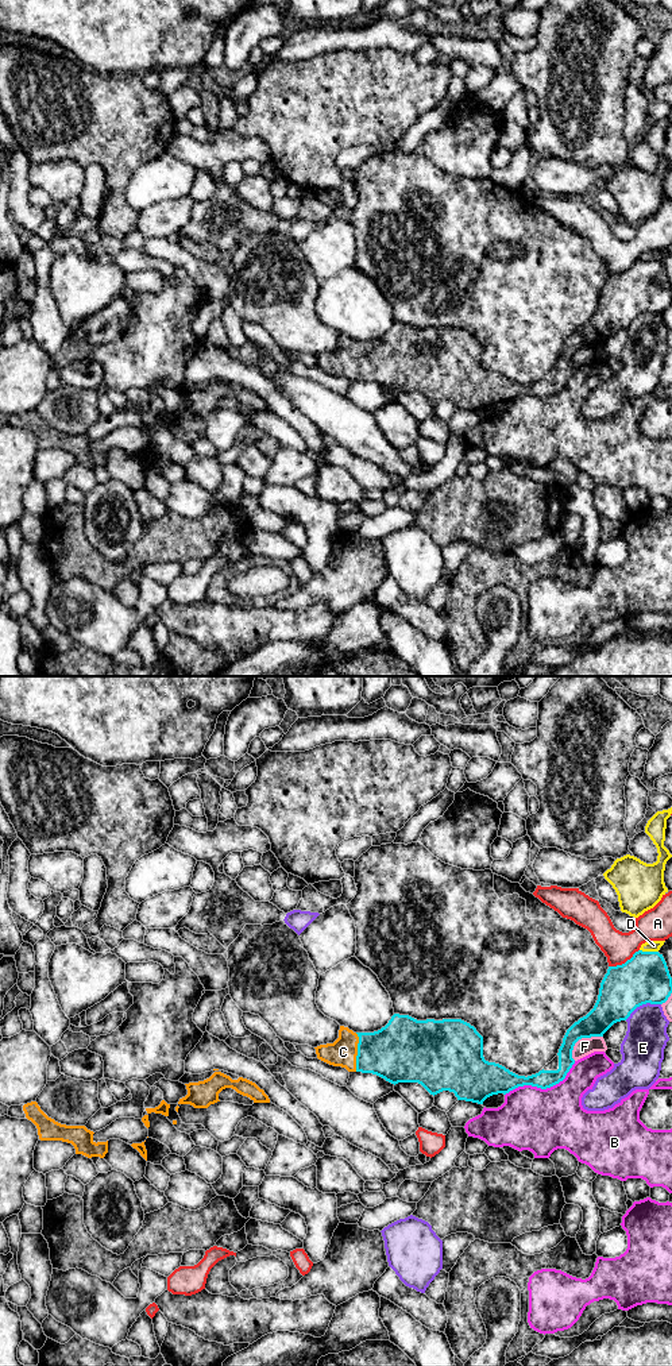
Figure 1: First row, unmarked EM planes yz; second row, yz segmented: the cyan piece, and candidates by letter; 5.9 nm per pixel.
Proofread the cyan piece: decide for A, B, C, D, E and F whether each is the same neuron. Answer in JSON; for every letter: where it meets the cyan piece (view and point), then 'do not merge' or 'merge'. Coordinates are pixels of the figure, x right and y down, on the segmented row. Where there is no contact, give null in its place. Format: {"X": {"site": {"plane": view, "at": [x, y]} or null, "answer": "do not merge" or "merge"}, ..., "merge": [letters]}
{"A": {"site": {"plane": "yz", "at": [625, 963]}, "answer": "do not merge"}, "B": {"site": {"plane": "yz", "at": [543, 1088]}, "answer": "do not merge"}, "C": {"site": {"plane": "yz", "at": [358, 1052]}, "answer": "merge"}, "D": {"site": {"plane": "yz", "at": [649, 952]}, "answer": "do not merge"}, "E": {"site": {"plane": "yz", "at": [642, 1003]}, "answer": "do not merge"}, "F": {"site": {"plane": "yz", "at": [582, 1037]}, "answer": "do not merge"}, "merge": ["C"]}

